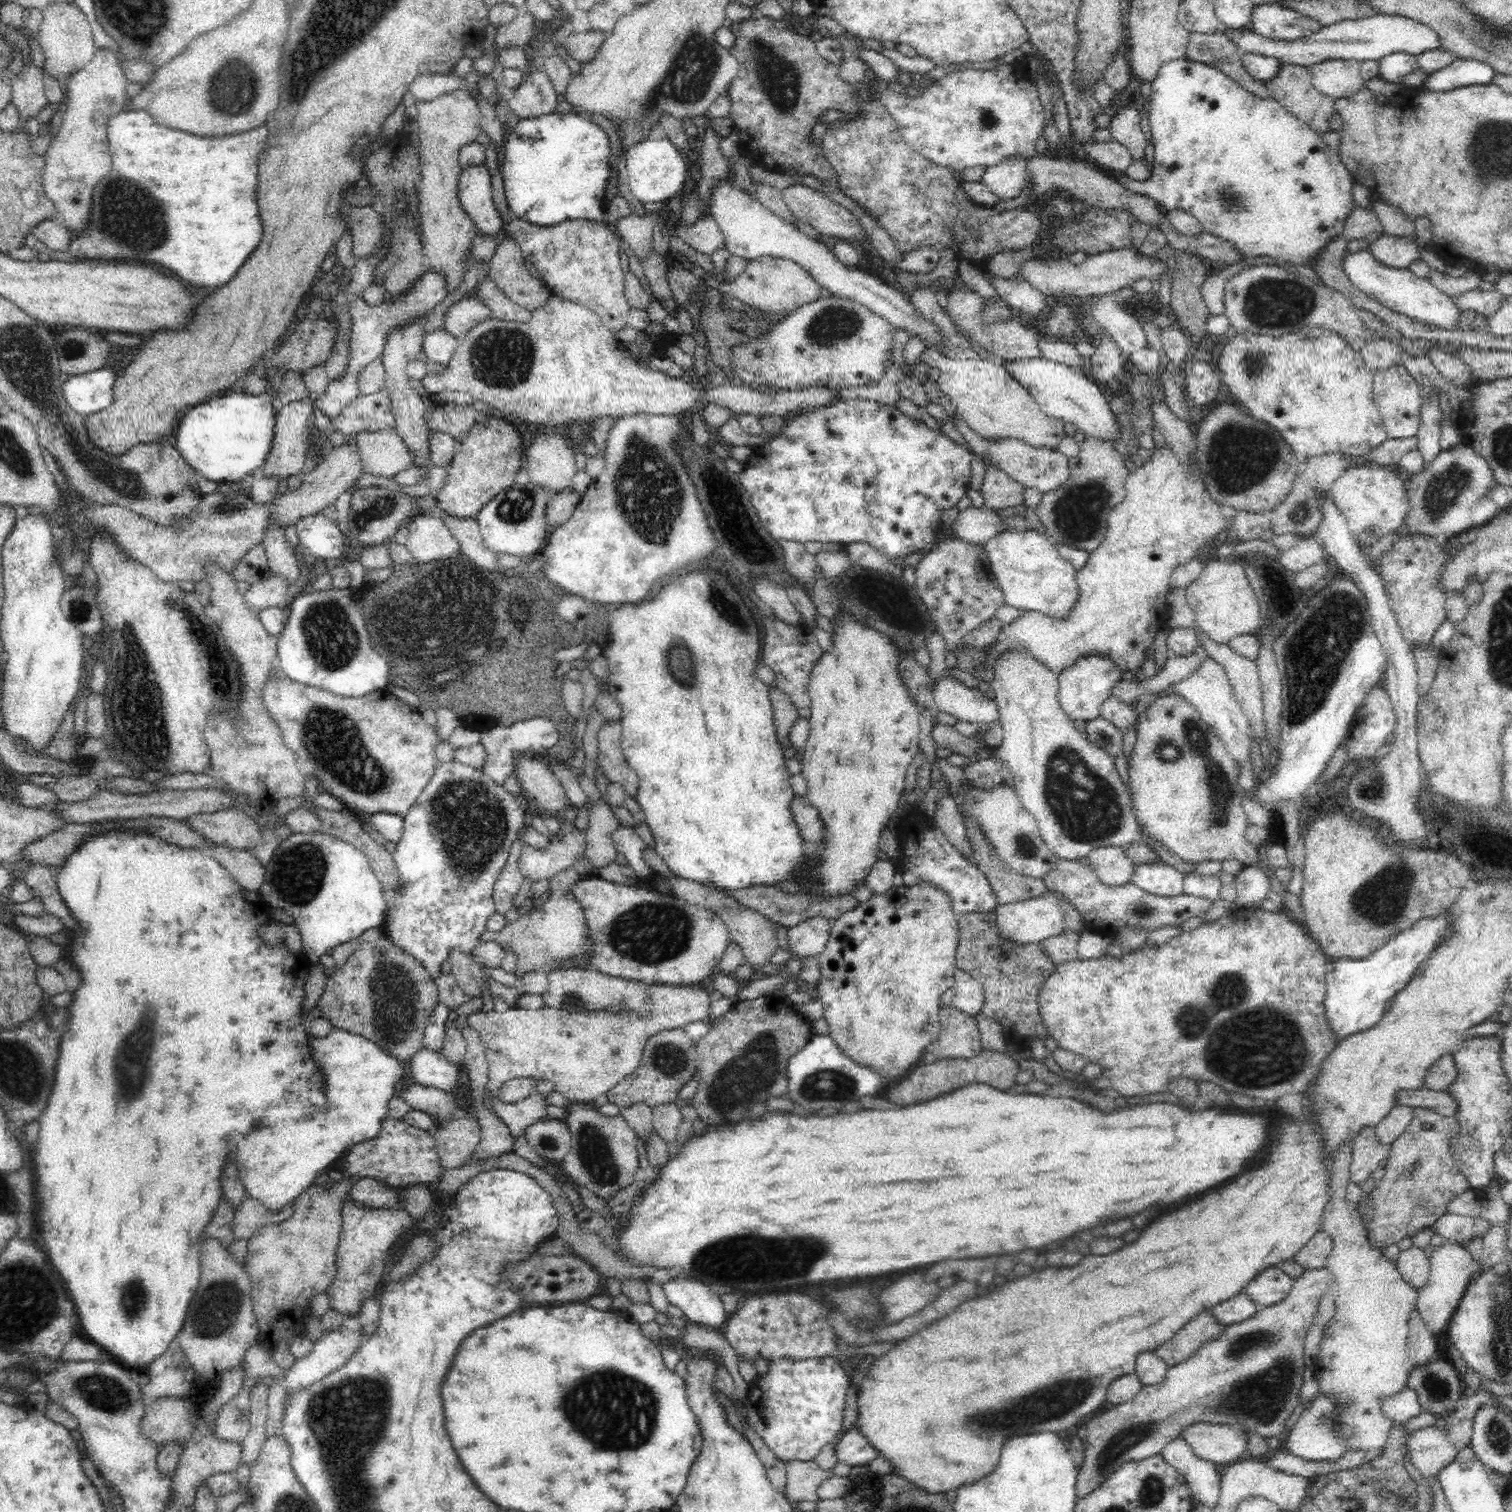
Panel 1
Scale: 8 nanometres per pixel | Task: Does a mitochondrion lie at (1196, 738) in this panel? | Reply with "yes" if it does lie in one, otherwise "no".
yes

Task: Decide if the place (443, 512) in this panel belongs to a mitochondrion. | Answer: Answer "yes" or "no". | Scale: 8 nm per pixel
no

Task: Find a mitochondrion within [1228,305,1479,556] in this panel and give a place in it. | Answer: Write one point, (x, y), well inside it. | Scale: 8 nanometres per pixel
(1445, 488)

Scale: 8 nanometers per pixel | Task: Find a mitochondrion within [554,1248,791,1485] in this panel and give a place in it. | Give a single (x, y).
(615, 1412)

